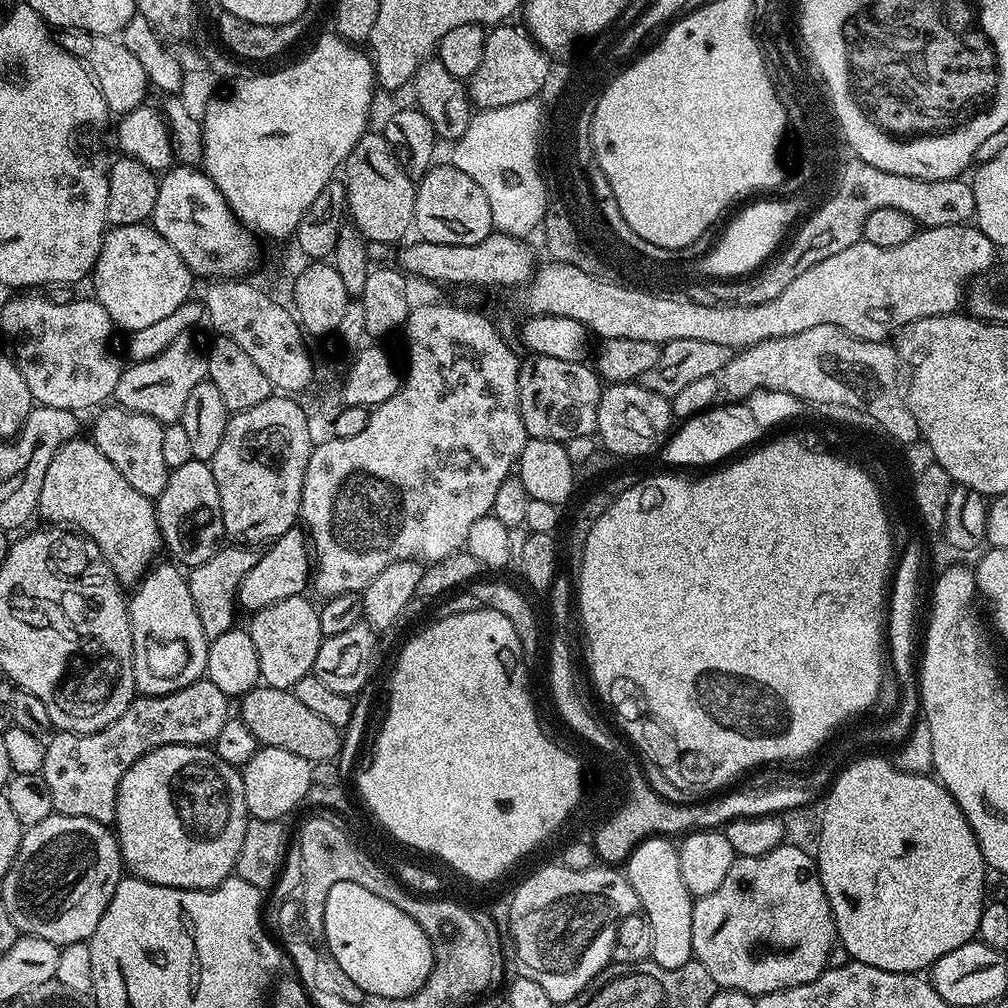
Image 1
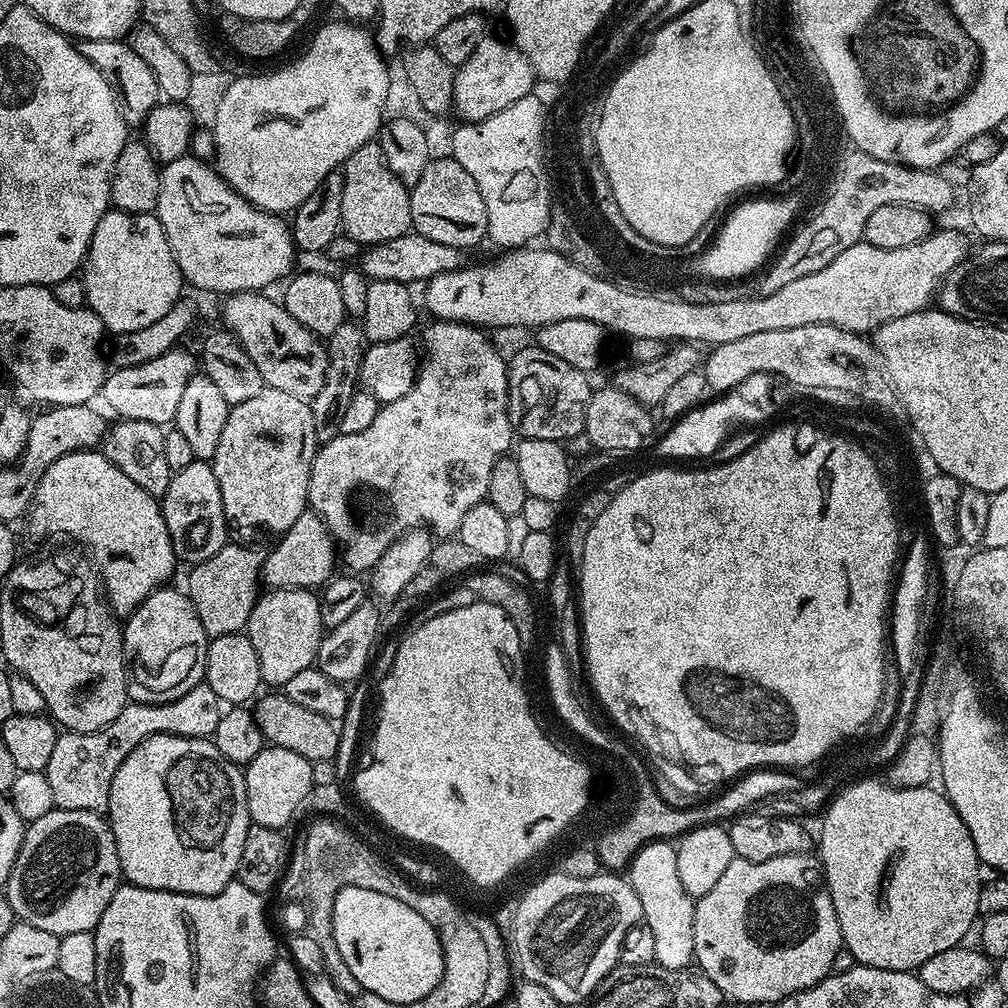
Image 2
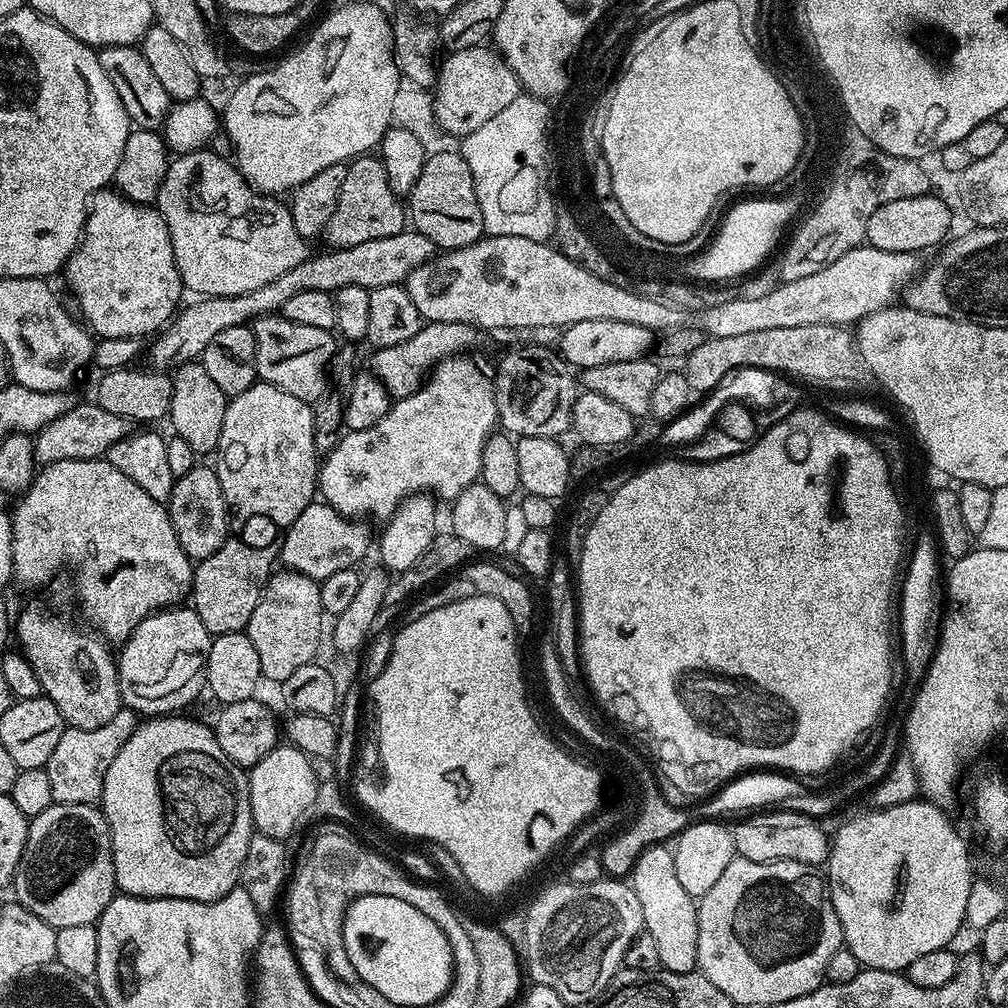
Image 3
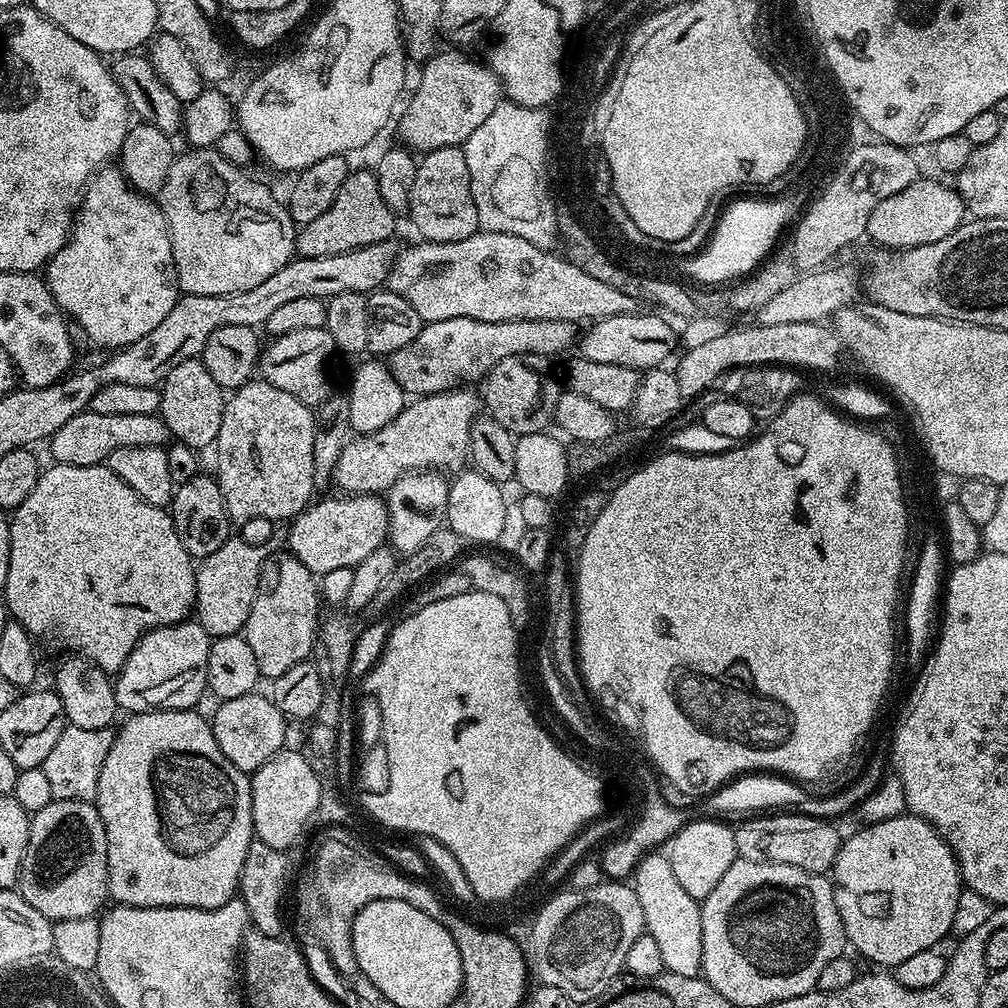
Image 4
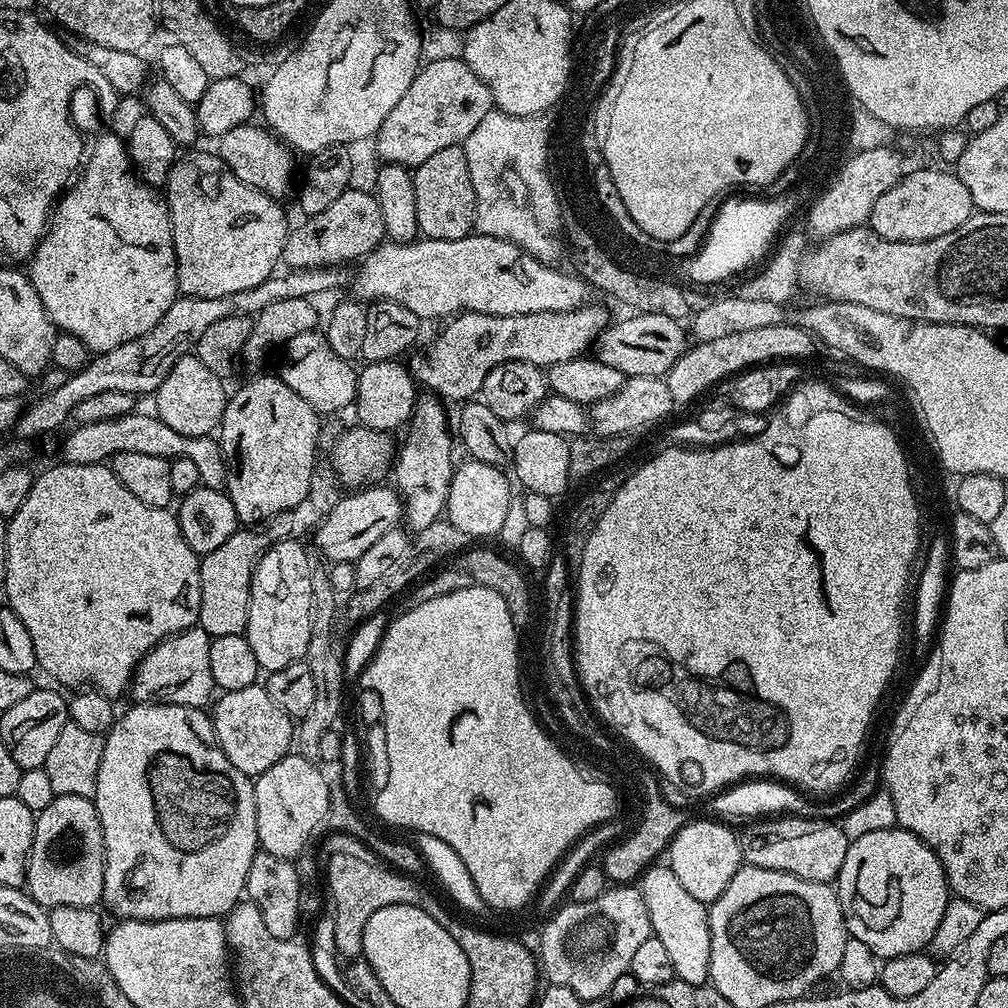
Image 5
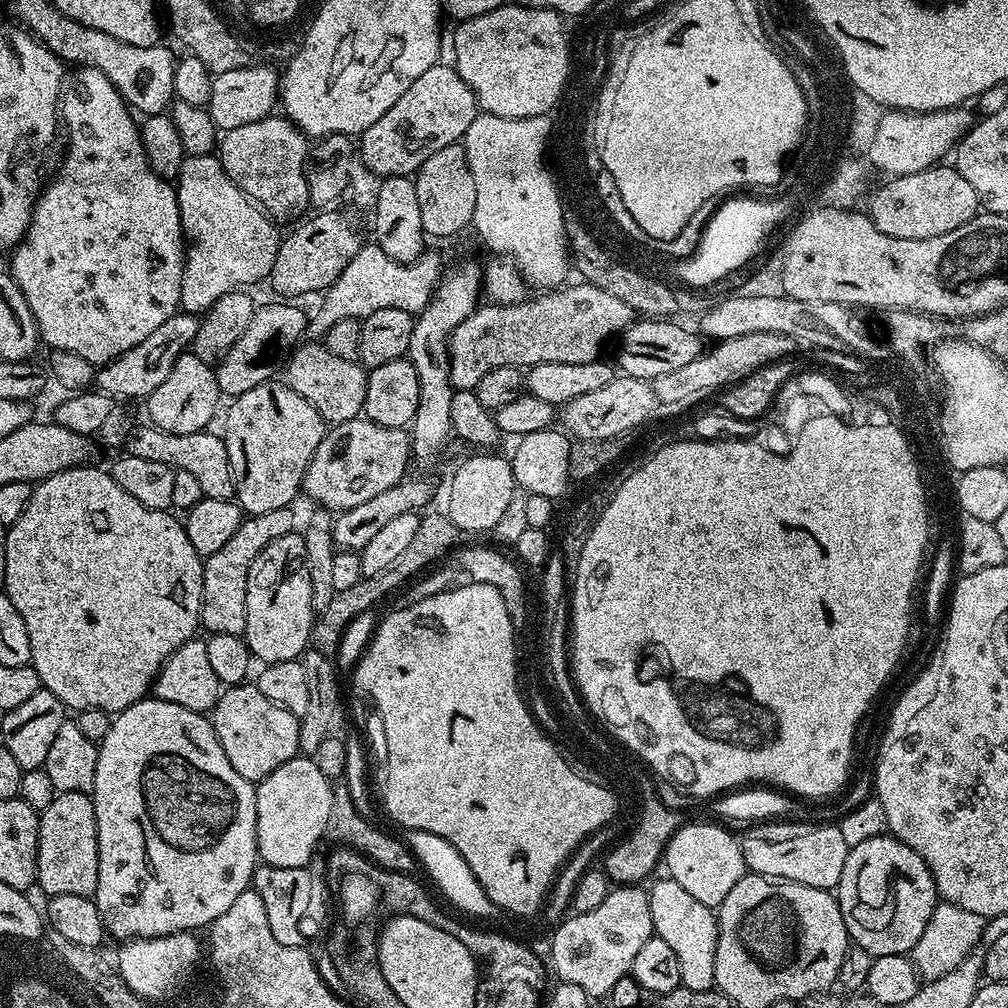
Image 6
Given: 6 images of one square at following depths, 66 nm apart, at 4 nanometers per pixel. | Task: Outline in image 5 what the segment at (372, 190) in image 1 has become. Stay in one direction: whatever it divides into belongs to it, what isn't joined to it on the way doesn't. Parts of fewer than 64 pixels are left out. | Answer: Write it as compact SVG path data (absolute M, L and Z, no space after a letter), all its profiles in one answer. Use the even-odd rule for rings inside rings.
M349 186L328 209L322 210L322 214L301 219L301 224L289 231L285 240L283 263L288 268L334 268L348 266L348 263L359 261L361 258L373 252L380 244L385 243L384 223L382 222L382 210L375 195L371 191L363 192L357 186Z

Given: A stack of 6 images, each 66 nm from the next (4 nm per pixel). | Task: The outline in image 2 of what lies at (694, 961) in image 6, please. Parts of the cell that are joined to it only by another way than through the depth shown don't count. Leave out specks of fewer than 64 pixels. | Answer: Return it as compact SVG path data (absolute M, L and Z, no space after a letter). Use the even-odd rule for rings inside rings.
M653 840L636 851L630 865L630 883L638 902L642 902L642 920L654 933L656 963L666 970L688 968L694 960L694 897L686 894L678 879L678 858L671 843Z

